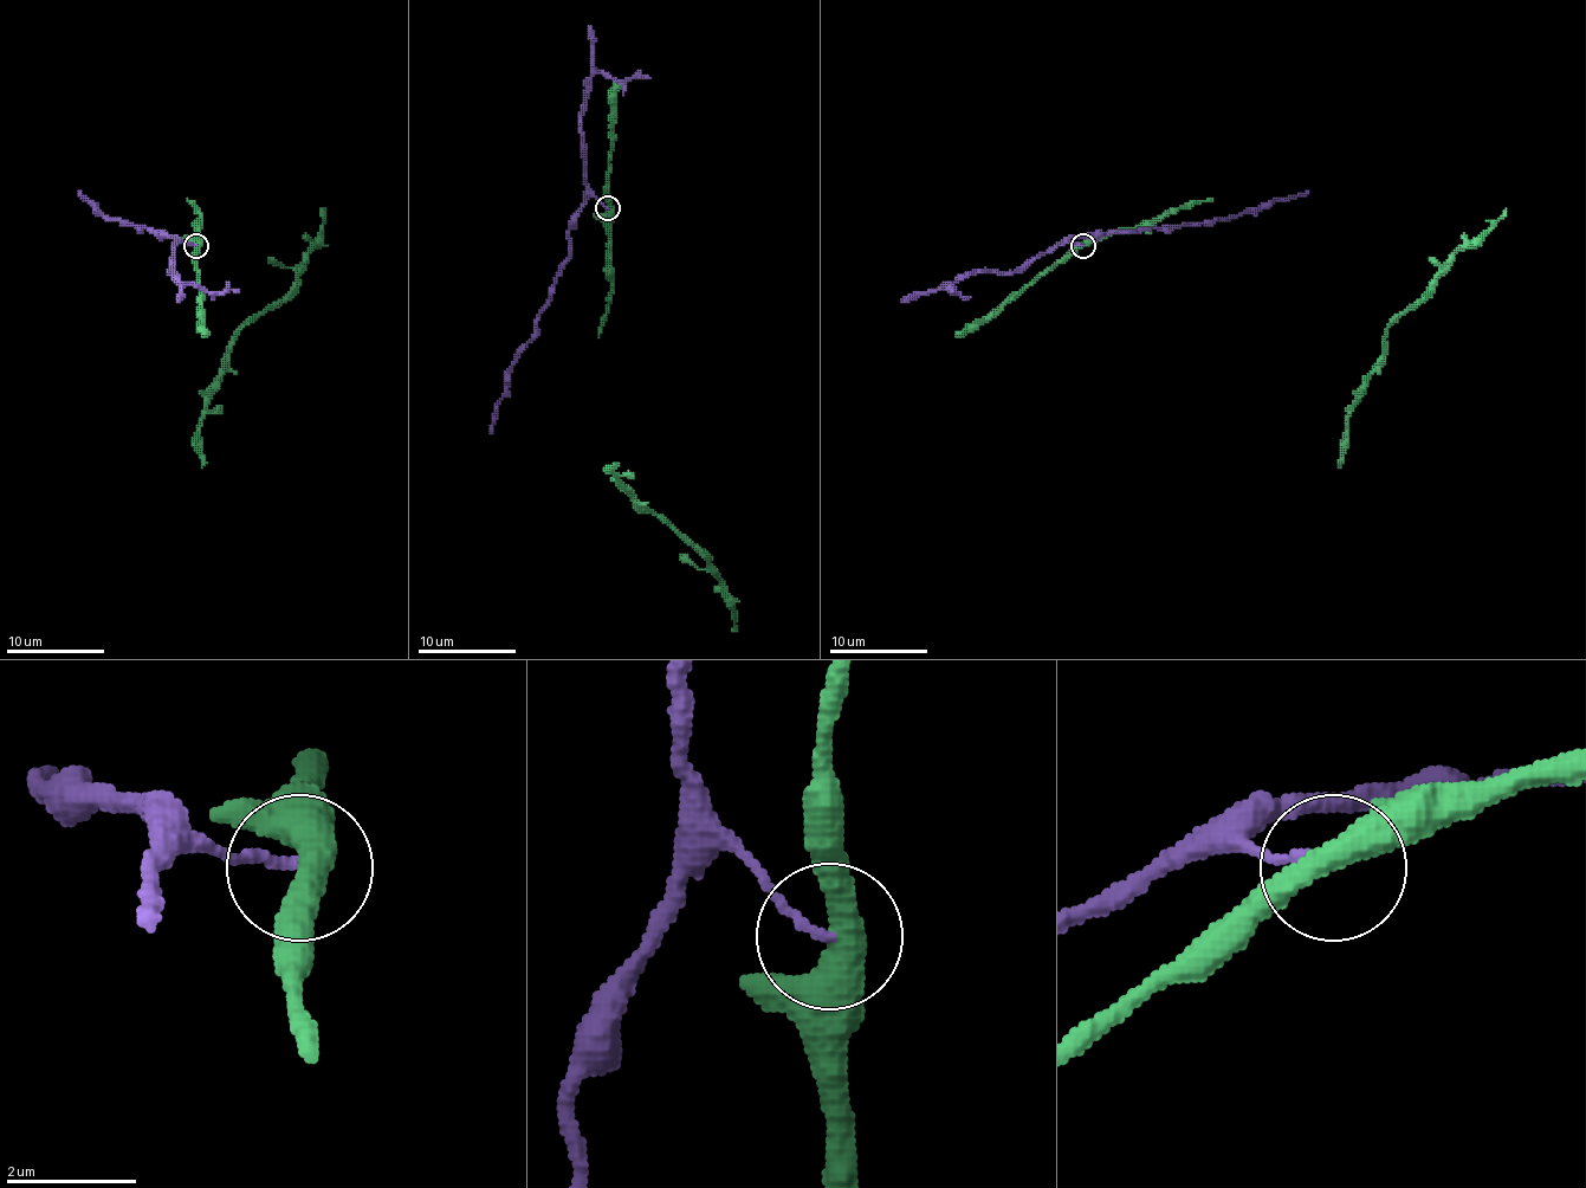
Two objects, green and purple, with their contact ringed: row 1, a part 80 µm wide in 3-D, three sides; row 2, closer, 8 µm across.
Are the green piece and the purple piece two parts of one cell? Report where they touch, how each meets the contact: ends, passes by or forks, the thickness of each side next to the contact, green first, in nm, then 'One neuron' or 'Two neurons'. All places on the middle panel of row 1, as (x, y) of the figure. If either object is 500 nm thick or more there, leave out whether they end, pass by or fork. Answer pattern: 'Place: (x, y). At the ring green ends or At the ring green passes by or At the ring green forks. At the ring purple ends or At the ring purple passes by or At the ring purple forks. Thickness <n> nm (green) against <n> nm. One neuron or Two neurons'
Place: (608, 208). At the ring green passes by. At the ring purple ends. Thickness 460 nm (green) against 140 nm. Two neurons

